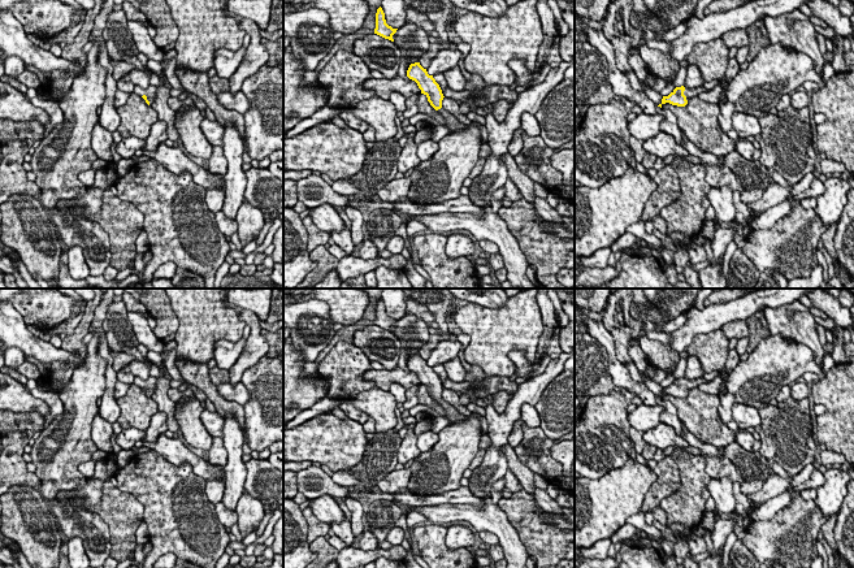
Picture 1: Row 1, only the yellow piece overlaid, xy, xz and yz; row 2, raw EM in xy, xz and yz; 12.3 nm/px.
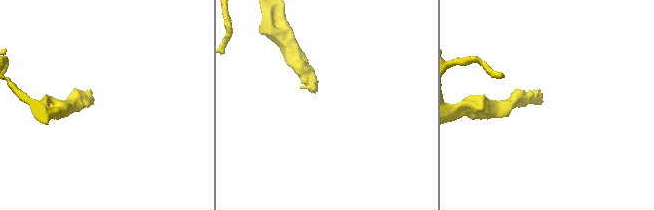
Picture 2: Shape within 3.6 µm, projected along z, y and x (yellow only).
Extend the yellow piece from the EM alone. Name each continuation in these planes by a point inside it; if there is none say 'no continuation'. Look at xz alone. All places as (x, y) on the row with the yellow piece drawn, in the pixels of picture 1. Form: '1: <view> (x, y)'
1: xz (451, 122)

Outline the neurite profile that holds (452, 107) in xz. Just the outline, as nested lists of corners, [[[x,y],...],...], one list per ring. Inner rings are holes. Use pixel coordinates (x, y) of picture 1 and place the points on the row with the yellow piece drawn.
[[[443,97],[442,108],[452,114],[460,123],[471,125],[471,120],[460,112],[460,103],[451,97]]]

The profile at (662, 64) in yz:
[[[646,44],[640,47],[640,56],[653,73],[659,78],[667,79],[668,84],[673,83],[669,78],[680,70],[680,64],[676,58],[669,53],[649,48]]]

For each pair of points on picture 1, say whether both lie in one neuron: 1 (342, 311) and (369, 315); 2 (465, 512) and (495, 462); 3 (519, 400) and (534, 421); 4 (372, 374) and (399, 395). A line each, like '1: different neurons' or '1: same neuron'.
1: different neurons
2: different neurons
3: different neurons
4: different neurons

